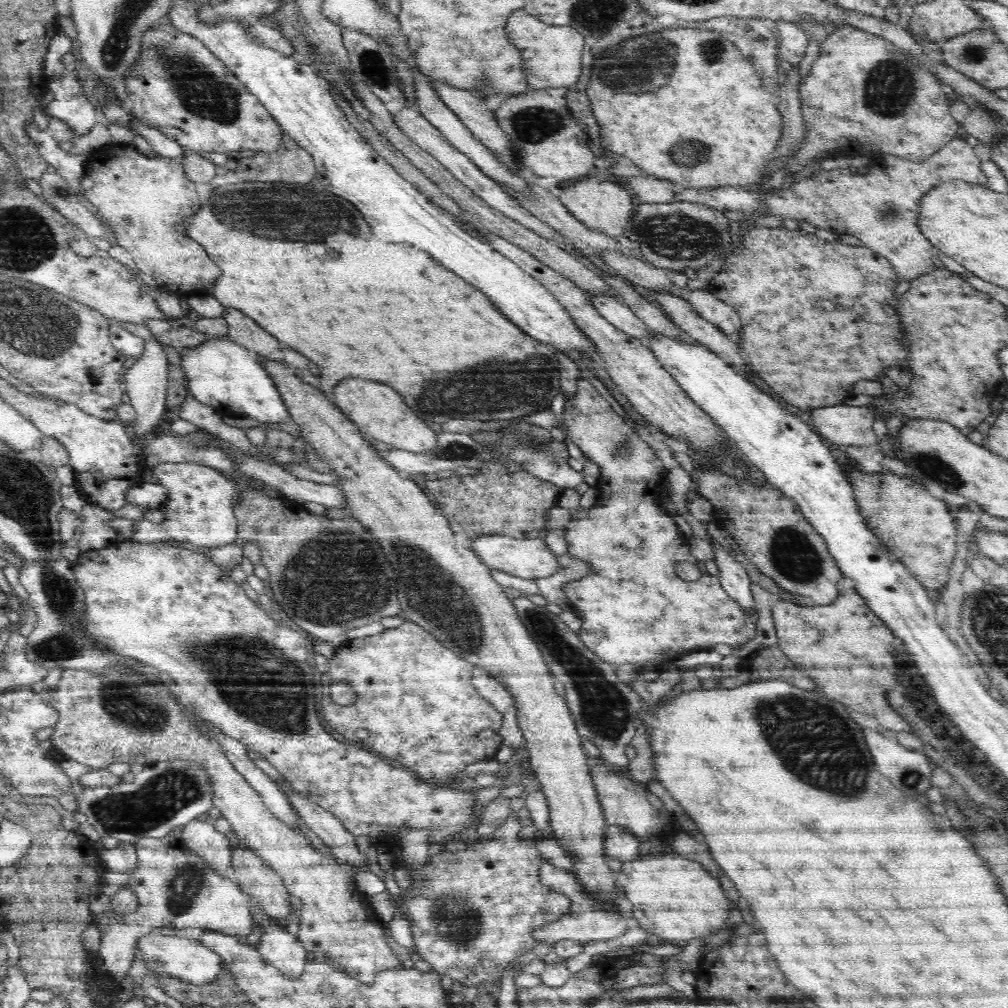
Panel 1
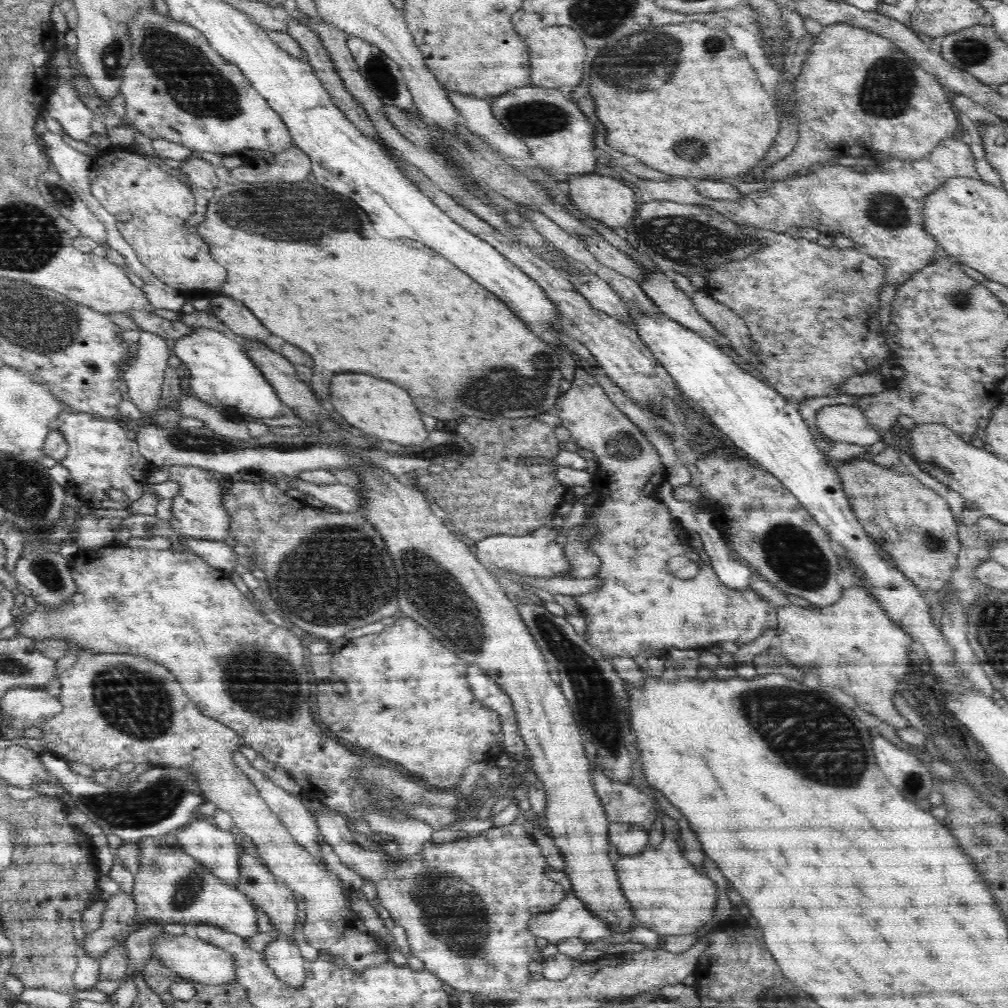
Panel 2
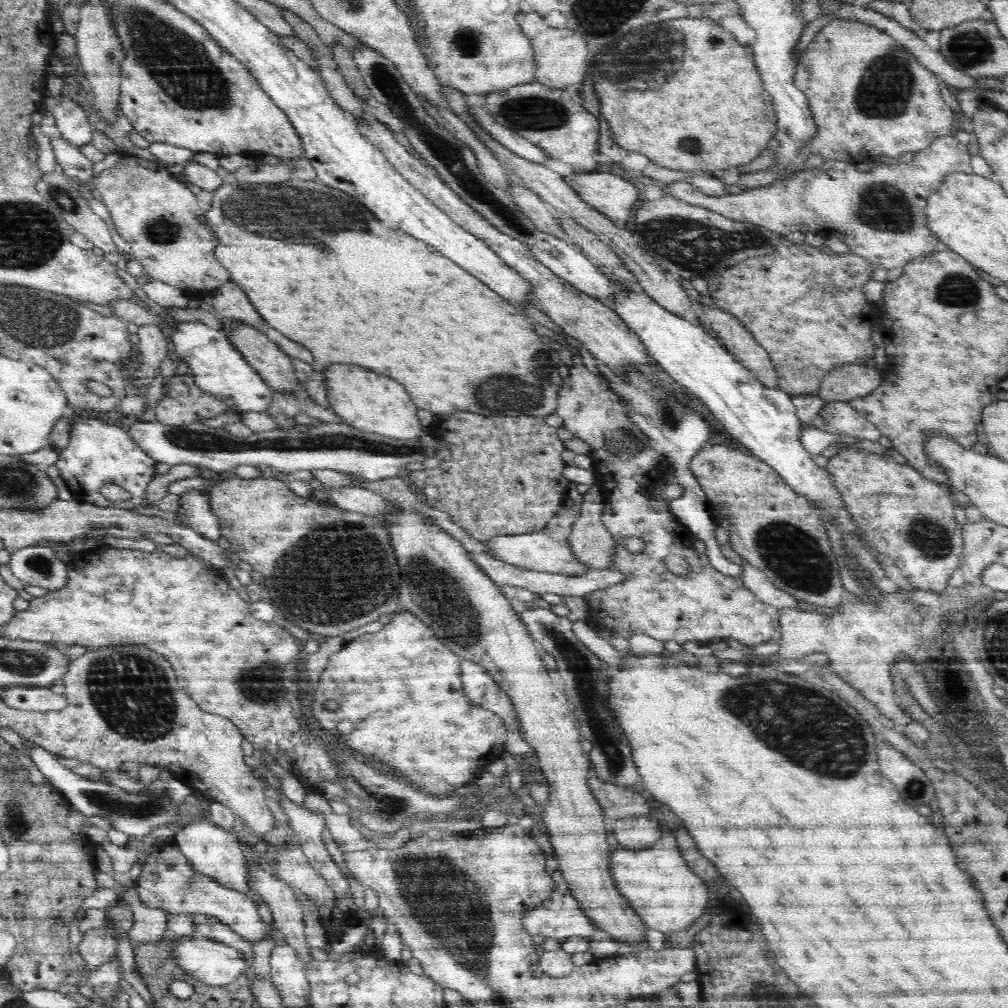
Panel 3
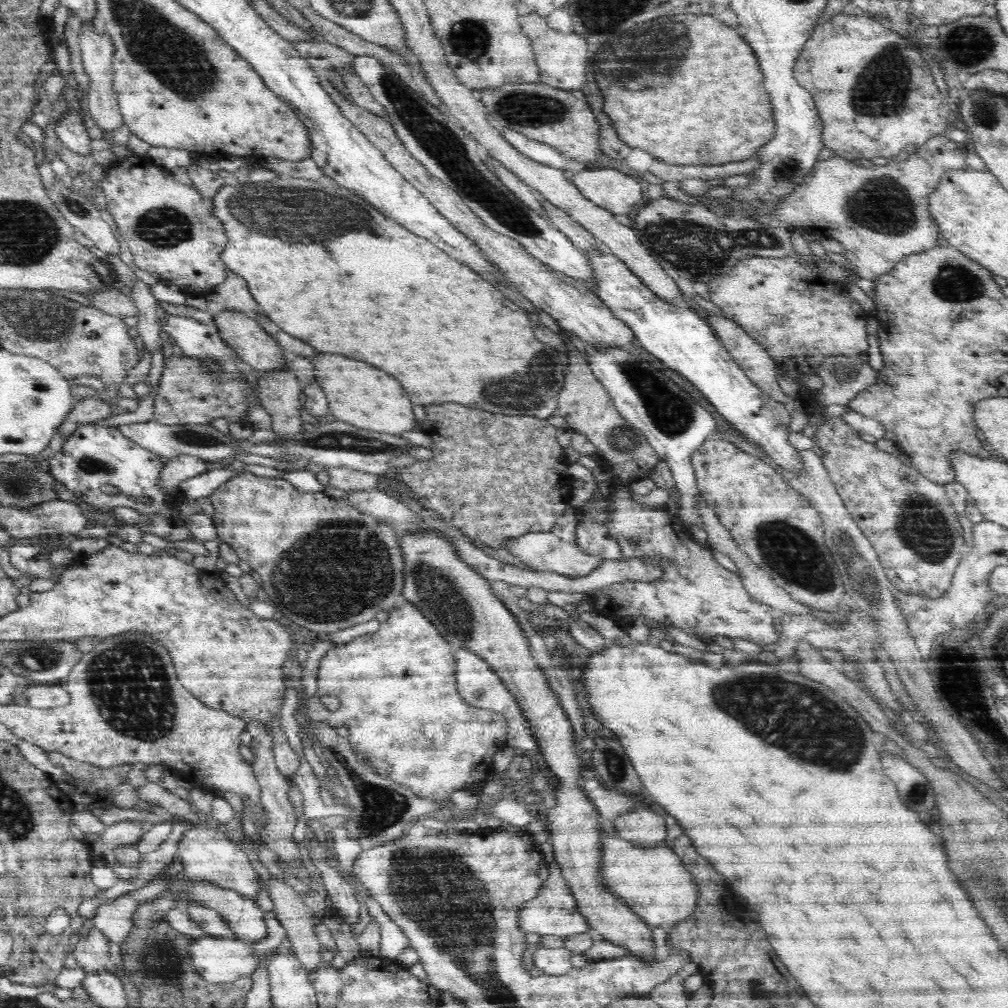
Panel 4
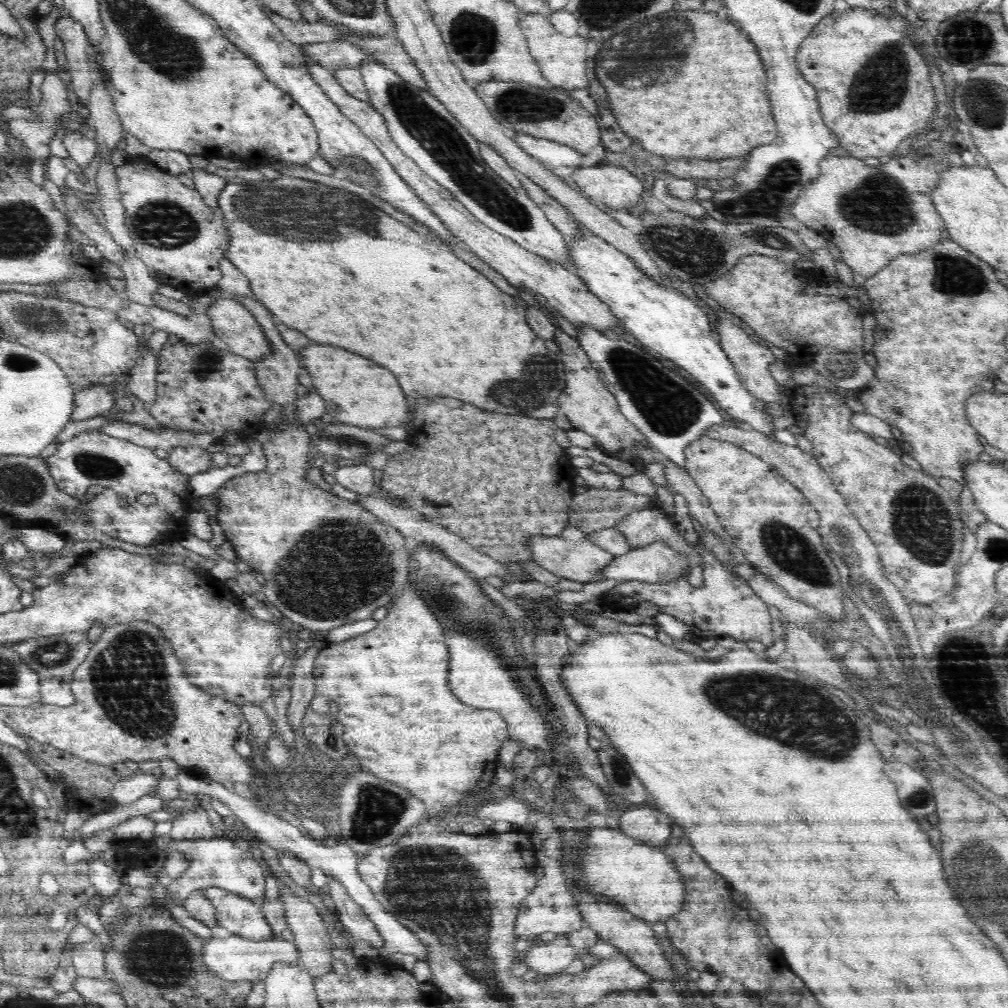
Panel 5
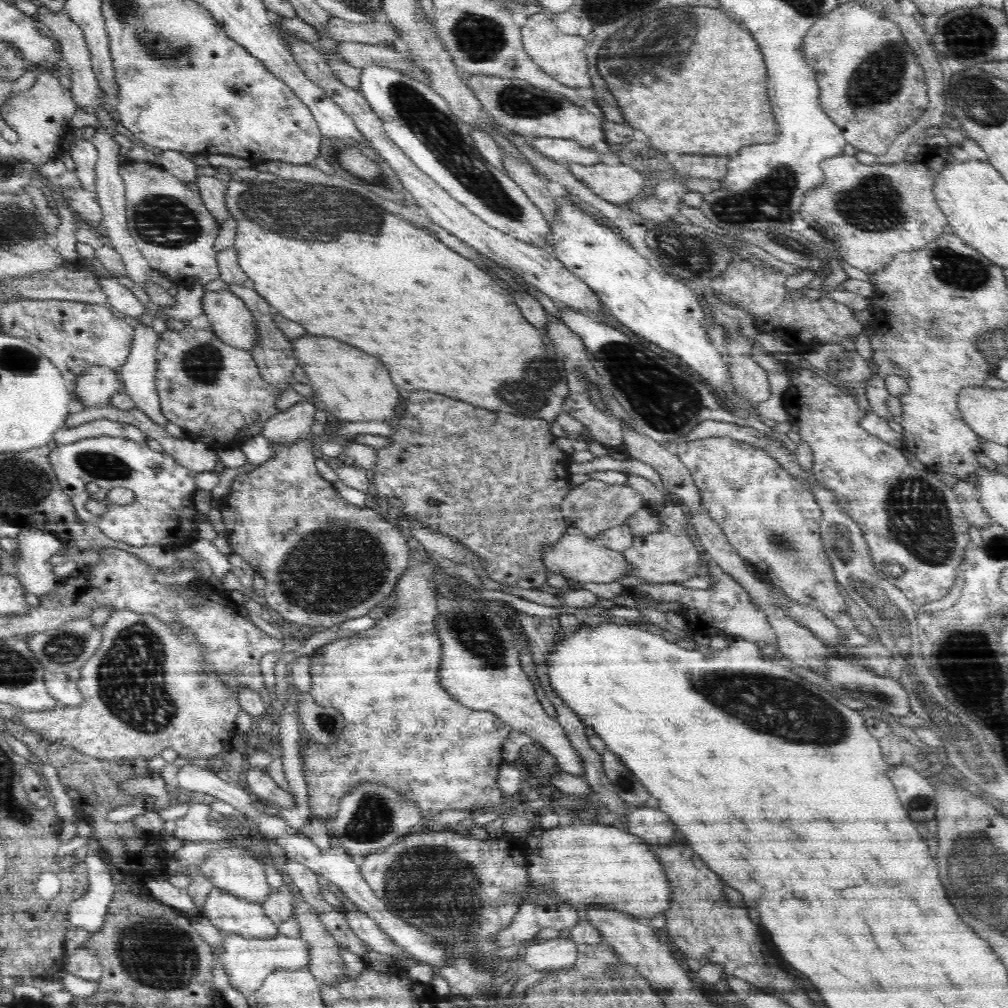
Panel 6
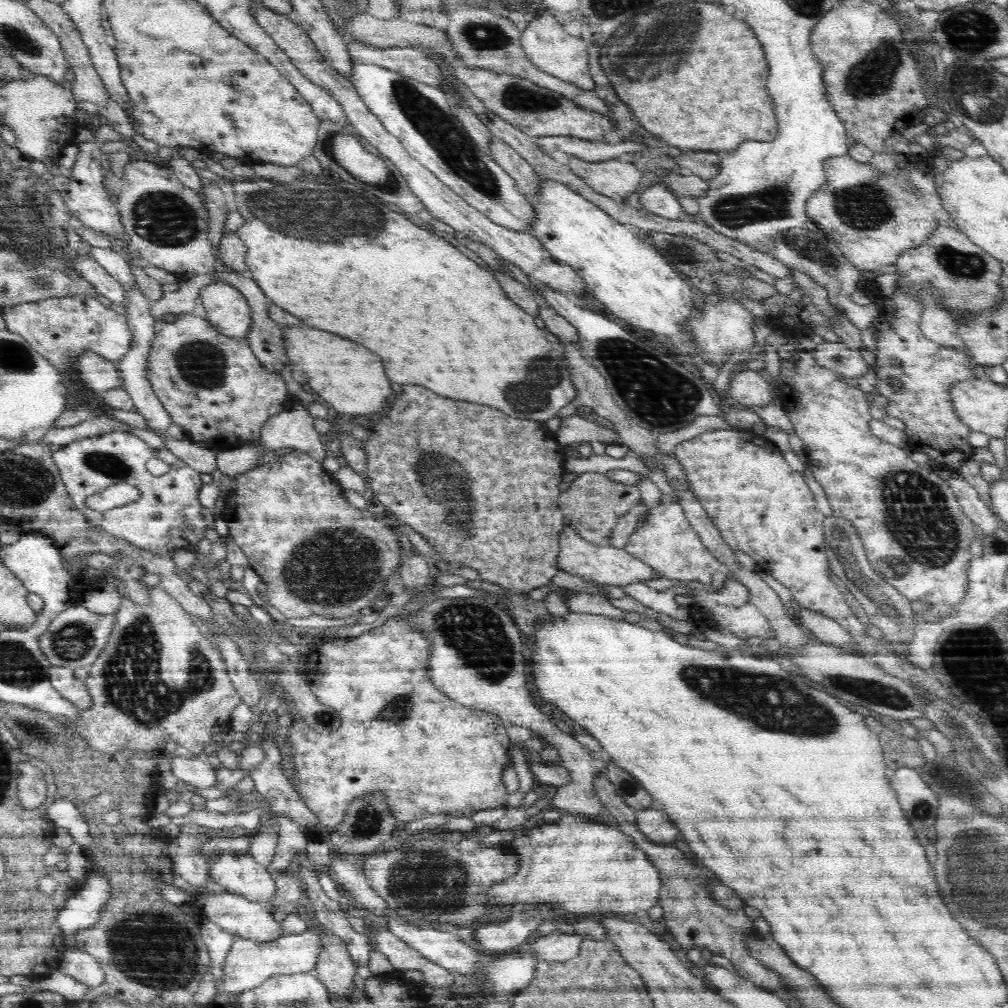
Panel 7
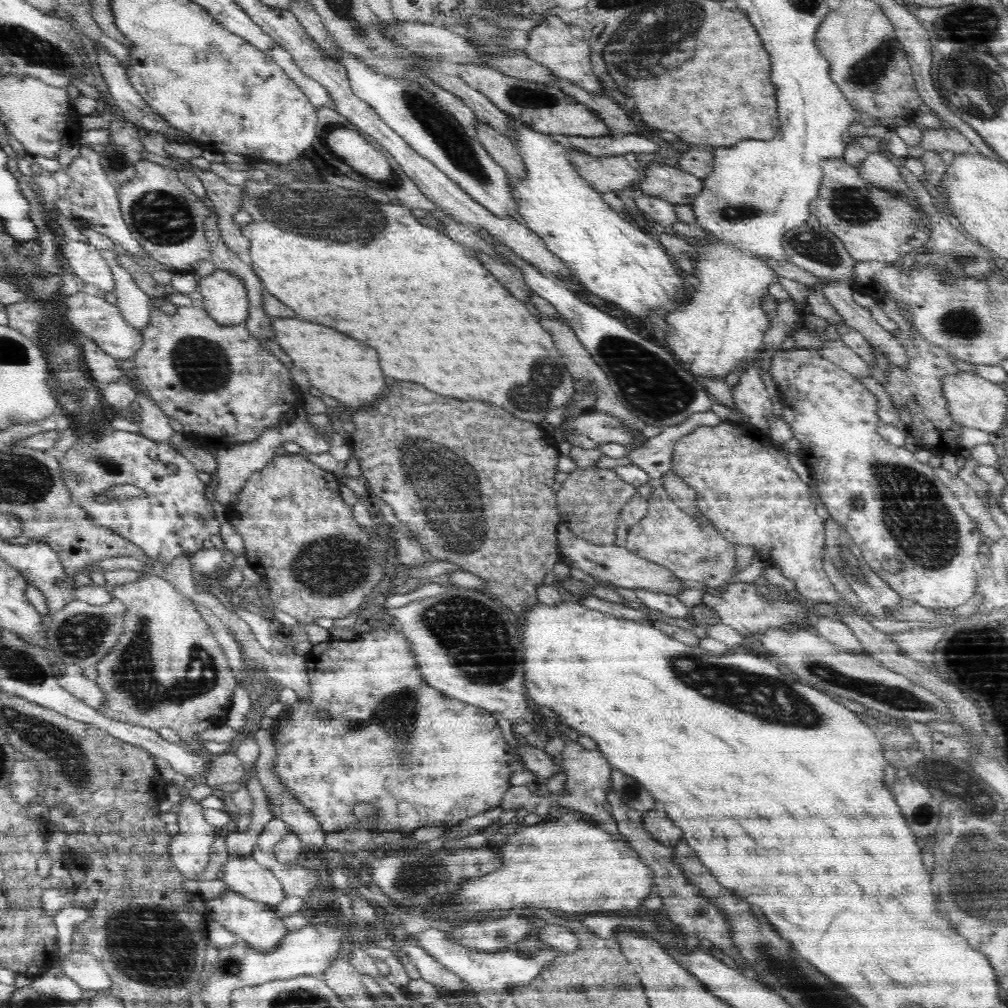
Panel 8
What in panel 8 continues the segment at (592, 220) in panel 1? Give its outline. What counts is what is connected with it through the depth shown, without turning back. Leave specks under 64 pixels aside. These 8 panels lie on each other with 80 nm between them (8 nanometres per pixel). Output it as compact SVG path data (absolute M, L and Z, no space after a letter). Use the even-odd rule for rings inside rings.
M570 149L569 157L580 177L600 193L626 189L641 178L622 154L604 157Z

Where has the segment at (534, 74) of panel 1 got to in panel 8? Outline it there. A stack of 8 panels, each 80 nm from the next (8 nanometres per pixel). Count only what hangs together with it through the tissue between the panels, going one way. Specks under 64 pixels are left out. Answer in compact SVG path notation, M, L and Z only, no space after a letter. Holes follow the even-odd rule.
M549 16L530 30L526 54L536 63L548 67L556 77L571 81L576 86L584 88L587 92L601 93L603 84L592 72L590 44L571 34L569 24L557 16Z

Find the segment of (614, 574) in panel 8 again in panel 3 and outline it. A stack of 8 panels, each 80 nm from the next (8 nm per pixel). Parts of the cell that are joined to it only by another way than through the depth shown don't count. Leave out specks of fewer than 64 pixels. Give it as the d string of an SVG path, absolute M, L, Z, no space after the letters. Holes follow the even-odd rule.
M572 506L568 509L561 509L551 522L548 522L547 528L538 532L527 534L518 534L514 536L498 537L494 541L486 542L488 555L492 559L524 568L535 570L536 572L550 572L555 574L564 574L568 576L582 576L588 572L588 566L579 560L572 552L571 540L572 526L580 516L578 506Z

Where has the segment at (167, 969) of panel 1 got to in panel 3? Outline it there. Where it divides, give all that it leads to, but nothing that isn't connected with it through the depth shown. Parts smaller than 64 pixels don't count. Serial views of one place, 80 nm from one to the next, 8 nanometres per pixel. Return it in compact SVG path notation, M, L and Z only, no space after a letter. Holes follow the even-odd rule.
M183 937L172 957L188 974L210 986L233 986L247 967L241 952L204 937Z

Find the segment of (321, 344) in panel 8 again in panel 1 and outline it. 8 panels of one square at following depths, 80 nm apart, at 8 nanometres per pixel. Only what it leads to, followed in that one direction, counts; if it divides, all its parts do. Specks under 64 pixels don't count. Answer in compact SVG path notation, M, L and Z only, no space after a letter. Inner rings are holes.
M344 380L332 391L335 393L332 402L342 413L352 421L356 428L363 431L367 438L379 440L385 444L391 444L394 448L408 450L410 452L430 452L436 448L436 433L426 425L426 421L410 406L404 404L402 396L394 392L390 386L372 382L372 380Z

